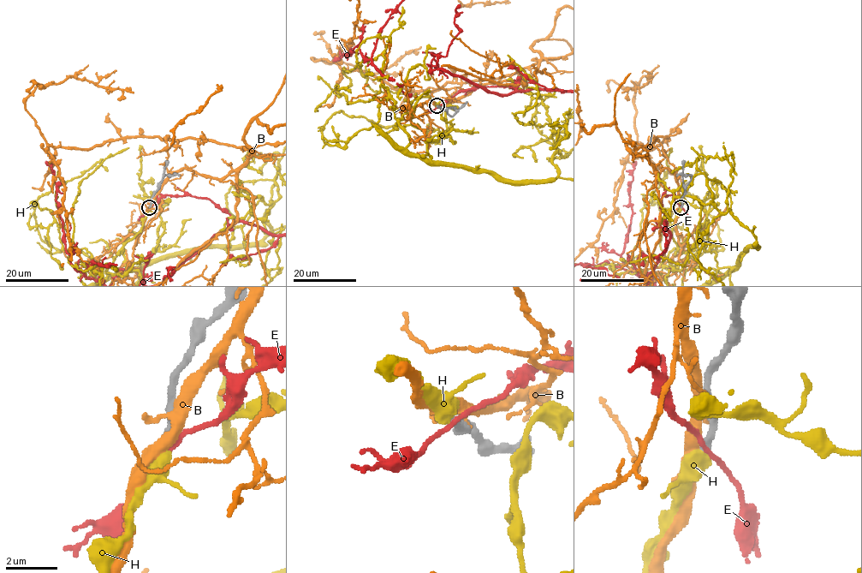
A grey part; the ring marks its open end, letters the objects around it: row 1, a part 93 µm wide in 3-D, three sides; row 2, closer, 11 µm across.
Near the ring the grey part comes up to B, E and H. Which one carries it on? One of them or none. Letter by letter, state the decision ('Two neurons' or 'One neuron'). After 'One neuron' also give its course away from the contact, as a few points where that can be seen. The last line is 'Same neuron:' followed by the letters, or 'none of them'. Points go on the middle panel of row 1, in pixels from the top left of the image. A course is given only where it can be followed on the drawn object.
B: Two neurons
E: Two neurons
H: One neuron
Same neuron: H

